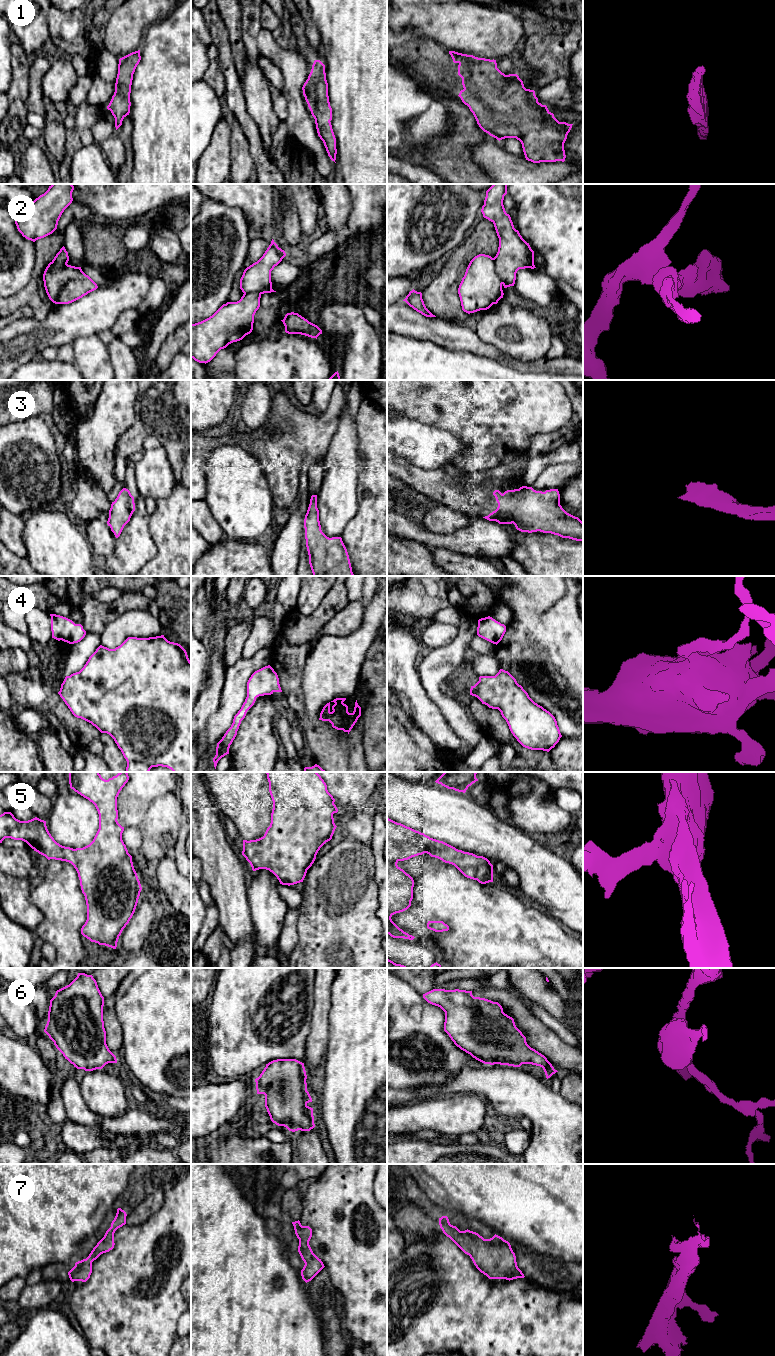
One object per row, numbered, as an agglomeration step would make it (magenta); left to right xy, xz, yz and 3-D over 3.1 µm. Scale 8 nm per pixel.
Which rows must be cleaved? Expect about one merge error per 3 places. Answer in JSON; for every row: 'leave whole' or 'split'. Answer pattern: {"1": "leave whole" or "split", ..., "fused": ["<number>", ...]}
{"1": "leave whole", "2": "split", "3": "leave whole", "4": "leave whole", "5": "leave whole", "6": "leave whole", "7": "leave whole", "fused": ["2"]}

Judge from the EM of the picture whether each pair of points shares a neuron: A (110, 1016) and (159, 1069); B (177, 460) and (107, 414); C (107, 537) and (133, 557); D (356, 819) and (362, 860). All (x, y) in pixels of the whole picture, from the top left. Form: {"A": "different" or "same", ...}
{"A": "different", "B": "different", "C": "different", "D": "different"}

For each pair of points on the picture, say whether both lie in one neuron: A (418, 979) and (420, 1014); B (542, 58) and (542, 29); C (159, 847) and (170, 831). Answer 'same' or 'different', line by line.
A: different
B: same
C: same

